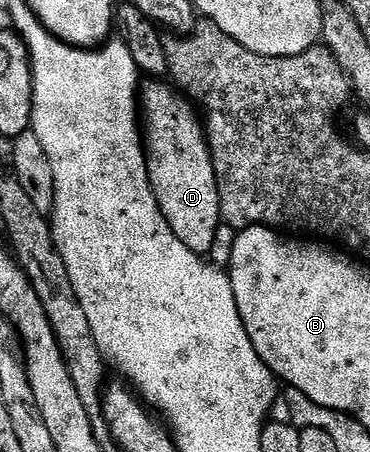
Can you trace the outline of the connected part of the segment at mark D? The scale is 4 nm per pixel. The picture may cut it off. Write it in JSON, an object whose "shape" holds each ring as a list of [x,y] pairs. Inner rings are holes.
{"shape":[[[152,79],[143,86],[138,97],[138,105],[142,110],[142,144],[148,158],[148,178],[152,184],[154,195],[158,199],[158,207],[170,223],[170,231],[190,247],[190,251],[206,255],[214,243],[214,235],[218,235],[218,227],[222,223],[220,216],[220,196],[218,183],[214,175],[212,152],[208,146],[206,125],[198,112],[197,106],[183,92],[177,91],[171,84],[163,85],[160,79]]]}

